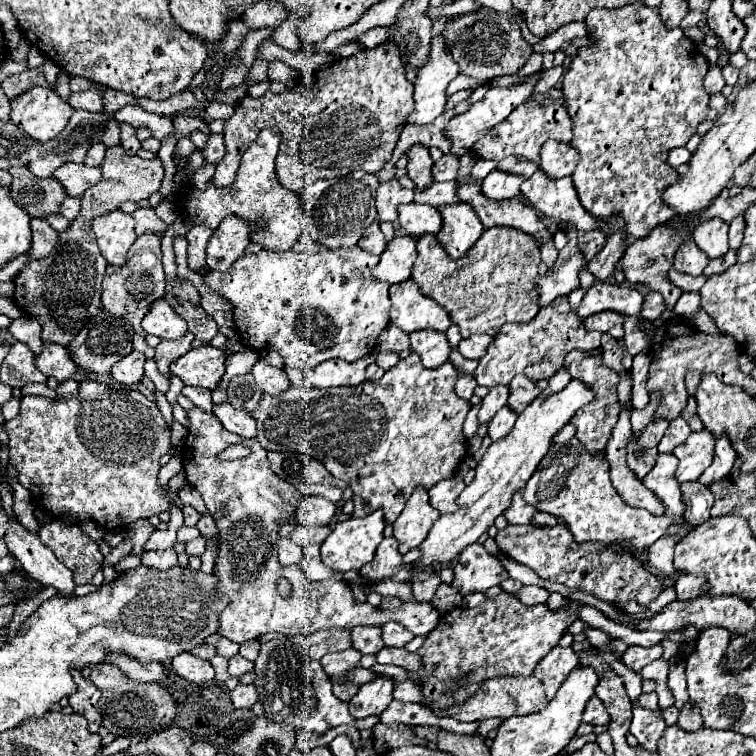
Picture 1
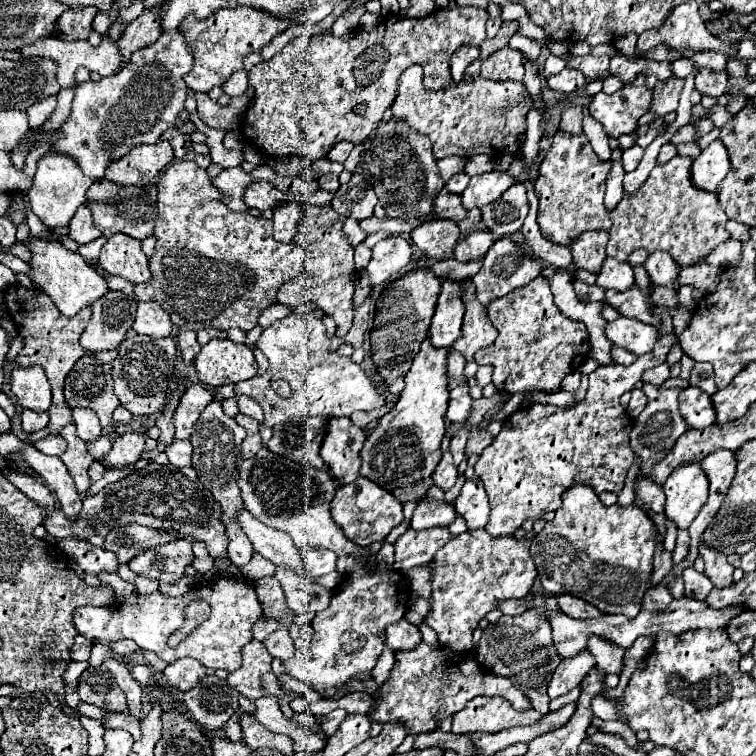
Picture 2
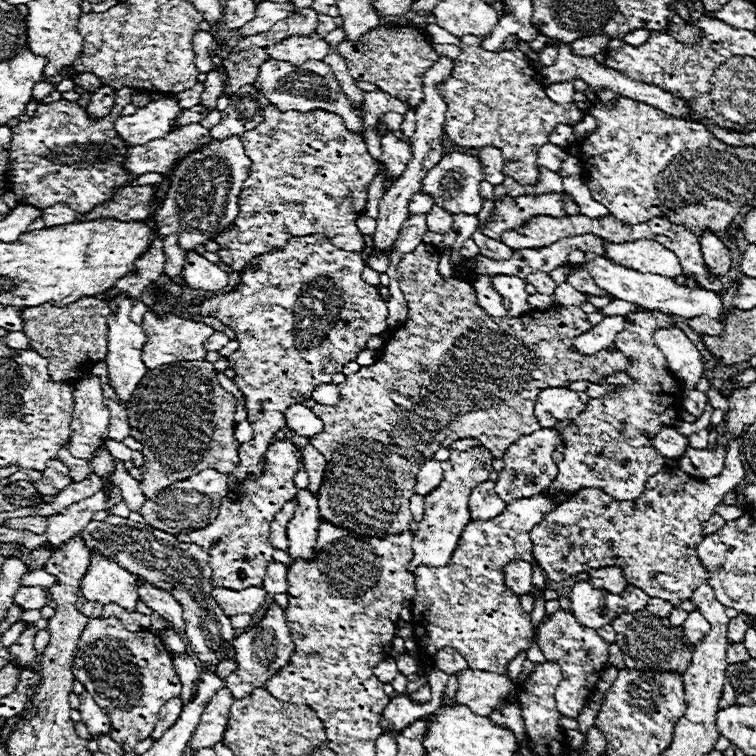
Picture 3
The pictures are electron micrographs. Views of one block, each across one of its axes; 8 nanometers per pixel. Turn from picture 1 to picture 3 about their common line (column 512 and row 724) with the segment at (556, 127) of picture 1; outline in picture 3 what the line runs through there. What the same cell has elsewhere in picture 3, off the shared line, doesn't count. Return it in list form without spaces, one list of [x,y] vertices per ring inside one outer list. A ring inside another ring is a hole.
[[[118,618],[88,620],[78,642],[78,652],[74,652],[72,672],[94,702],[104,708],[110,718],[110,738],[118,742],[124,752],[132,752],[138,742],[150,736],[160,708],[182,692],[172,656],[166,652],[162,640],[144,630],[128,632]]]

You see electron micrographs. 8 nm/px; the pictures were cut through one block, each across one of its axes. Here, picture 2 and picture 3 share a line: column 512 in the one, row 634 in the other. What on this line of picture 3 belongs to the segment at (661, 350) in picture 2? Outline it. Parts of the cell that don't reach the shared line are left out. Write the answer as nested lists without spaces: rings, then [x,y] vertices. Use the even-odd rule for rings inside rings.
[[[568,492],[518,498],[492,520],[472,520],[466,524],[458,548],[452,552],[450,566],[418,566],[414,570],[418,594],[410,604],[410,612],[414,638],[422,650],[422,658],[418,660],[422,668],[432,666],[434,654],[450,646],[466,658],[470,670],[506,674],[508,662],[520,650],[528,650],[534,634],[530,614],[522,610],[518,596],[504,588],[502,568],[512,560],[534,562],[530,530],[570,498],[572,494]]]

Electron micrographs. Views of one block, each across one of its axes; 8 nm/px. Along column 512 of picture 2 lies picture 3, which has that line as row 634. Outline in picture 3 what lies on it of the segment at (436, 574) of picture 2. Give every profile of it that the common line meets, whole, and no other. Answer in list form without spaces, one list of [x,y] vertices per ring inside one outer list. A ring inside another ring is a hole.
[[[558,610],[552,618],[544,618],[536,634],[536,644],[540,646],[546,660],[556,662],[564,672],[564,680],[556,692],[558,712],[570,718],[578,718],[595,691],[596,682],[608,666],[608,644],[598,636],[596,630],[582,626],[570,612],[564,610]]]

